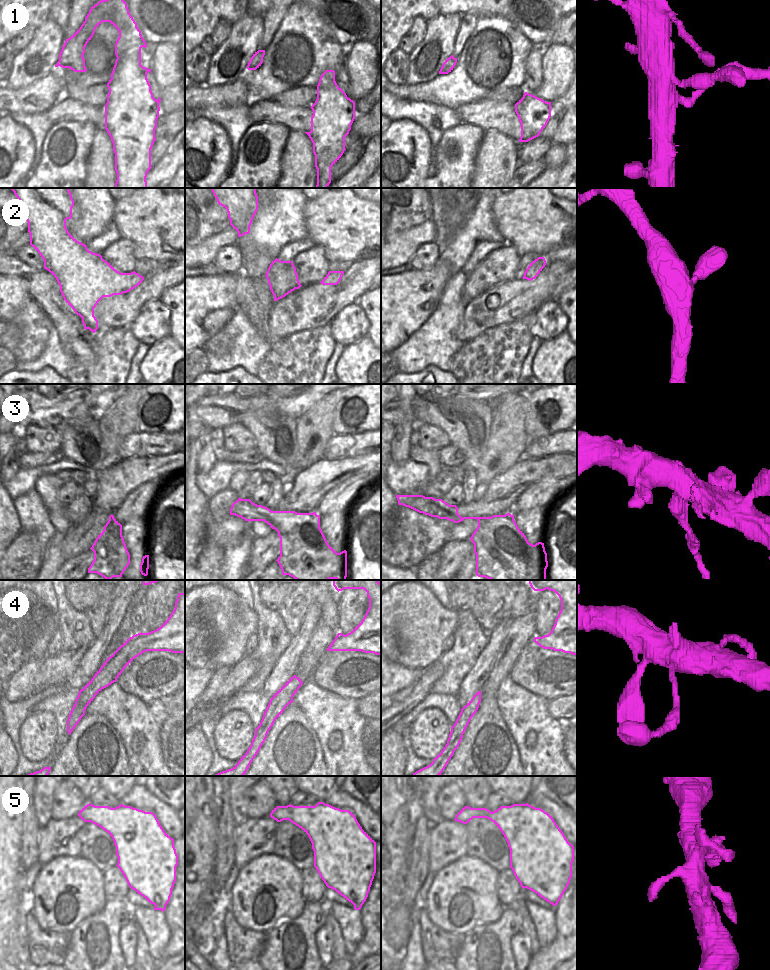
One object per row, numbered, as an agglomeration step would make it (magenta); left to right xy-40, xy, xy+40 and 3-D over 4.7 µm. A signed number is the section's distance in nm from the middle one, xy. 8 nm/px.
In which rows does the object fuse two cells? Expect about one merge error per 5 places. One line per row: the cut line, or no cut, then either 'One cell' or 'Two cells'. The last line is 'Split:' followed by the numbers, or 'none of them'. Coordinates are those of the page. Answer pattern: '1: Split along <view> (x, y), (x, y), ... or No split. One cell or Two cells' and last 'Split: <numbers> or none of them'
1: No split. One cell
2: No split. One cell
3: Split along xy (272, 511), (266, 516), (264, 521). Two cells
4: No split. One cell
5: No split. One cell
Split: 3.

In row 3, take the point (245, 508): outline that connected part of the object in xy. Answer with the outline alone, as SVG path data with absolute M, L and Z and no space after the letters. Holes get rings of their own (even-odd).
M238 498L230 508L230 515L241 517L245 521L265 521L272 511L262 505L253 503L250 499Z

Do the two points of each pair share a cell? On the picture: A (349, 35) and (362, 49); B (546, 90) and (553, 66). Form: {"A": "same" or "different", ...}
{"A": "different", "B": "same"}

